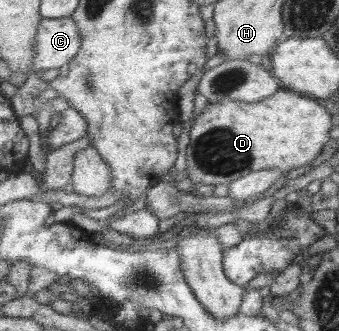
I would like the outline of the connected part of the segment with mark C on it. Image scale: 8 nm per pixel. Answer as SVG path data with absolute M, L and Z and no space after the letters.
M73 17L47 18L40 26L34 66L38 70L63 68L84 48L84 37Z

